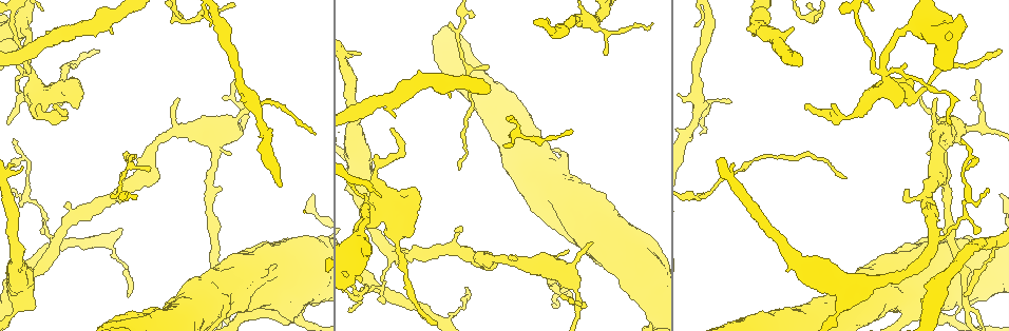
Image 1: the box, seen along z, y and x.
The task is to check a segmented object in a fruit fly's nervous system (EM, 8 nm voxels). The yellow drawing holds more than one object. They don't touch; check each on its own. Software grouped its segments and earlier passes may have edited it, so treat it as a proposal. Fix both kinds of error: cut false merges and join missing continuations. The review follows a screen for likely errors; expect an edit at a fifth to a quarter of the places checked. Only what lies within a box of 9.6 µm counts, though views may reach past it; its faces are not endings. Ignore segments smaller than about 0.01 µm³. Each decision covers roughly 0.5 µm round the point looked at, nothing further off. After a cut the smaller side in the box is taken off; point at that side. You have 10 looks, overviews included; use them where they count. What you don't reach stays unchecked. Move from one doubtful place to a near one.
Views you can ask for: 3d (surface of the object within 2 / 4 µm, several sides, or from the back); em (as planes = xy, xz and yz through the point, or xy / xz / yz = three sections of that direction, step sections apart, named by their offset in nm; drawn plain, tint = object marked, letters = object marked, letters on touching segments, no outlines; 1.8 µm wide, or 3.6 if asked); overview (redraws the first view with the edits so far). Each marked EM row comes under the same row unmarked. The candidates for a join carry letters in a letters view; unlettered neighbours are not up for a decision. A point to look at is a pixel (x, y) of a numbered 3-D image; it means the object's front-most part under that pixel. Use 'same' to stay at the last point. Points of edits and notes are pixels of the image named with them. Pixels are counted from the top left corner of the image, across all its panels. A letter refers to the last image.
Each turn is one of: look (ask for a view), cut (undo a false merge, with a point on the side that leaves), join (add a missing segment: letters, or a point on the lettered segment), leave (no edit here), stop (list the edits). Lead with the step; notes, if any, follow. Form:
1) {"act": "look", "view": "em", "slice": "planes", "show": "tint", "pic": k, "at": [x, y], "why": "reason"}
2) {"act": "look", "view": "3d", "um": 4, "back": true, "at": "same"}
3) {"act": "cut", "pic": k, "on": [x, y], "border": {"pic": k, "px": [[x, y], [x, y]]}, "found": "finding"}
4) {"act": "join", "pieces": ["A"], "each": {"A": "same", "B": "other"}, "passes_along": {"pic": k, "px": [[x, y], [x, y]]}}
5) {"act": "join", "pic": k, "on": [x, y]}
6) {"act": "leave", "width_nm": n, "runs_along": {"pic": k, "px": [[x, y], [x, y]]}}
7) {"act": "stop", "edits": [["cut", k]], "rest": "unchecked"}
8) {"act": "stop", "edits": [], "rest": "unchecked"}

{"act": "look", "view": "em", "slice": "yz", "step": 8, "show": "letters", "pic": 1, "at": [591, 244], "why": "free end"}

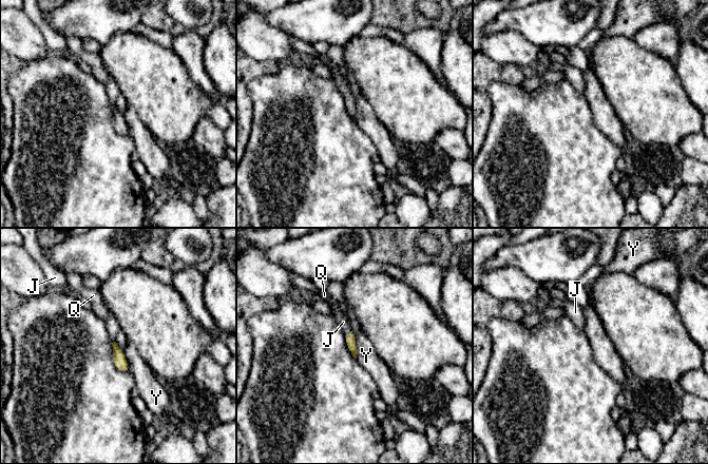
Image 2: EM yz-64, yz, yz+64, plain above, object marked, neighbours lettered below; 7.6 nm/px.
{"act": "join", "pieces": ["J"], "each": {"J": "same", "Q": "other", "Y": "other"}, "passes_along": {"pic": 2, "px": [[350, 337], [348, 332], [343, 322]]}, "found": "the cell continues"}

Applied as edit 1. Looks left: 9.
{"act": "look", "view": "em", "um": 3.6, "slice": "xy", "step": 8, "show": "tint", "pic": 1, "at": [267, 312], "why": "abrupt turn"}

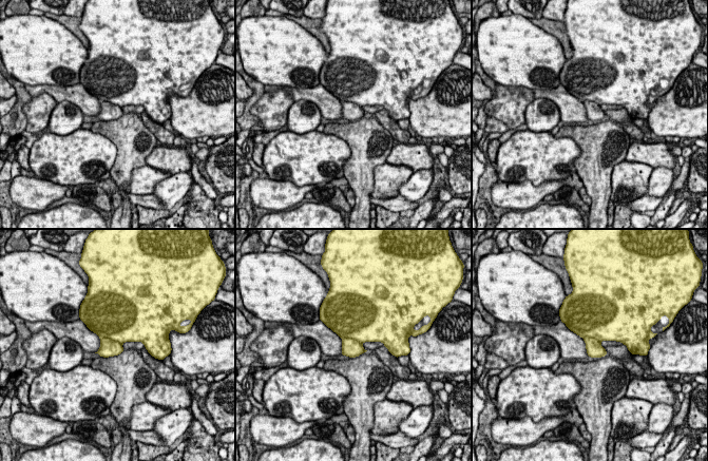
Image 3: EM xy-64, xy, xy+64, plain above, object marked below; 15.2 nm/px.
{"act": "look", "view": "em", "um": 3.6, "slice": "planes", "show": "tint", "at": "same", "why": "another direction"}

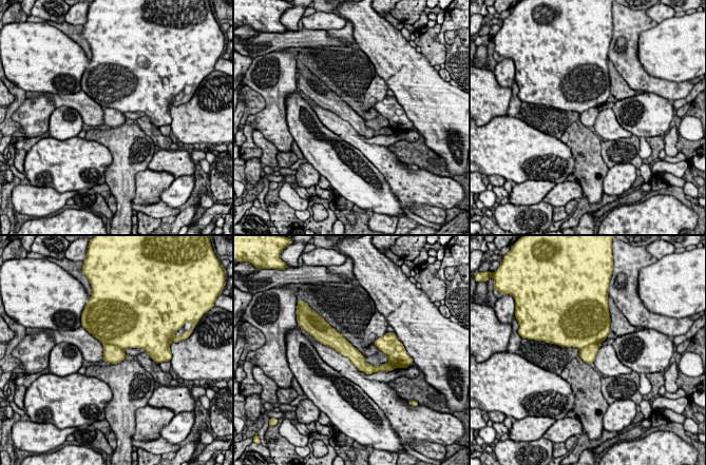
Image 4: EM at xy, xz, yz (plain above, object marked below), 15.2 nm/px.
{"act": "look", "view": "em", "um": 3.6, "slice": "planes", "show": "letters", "at": "same"}

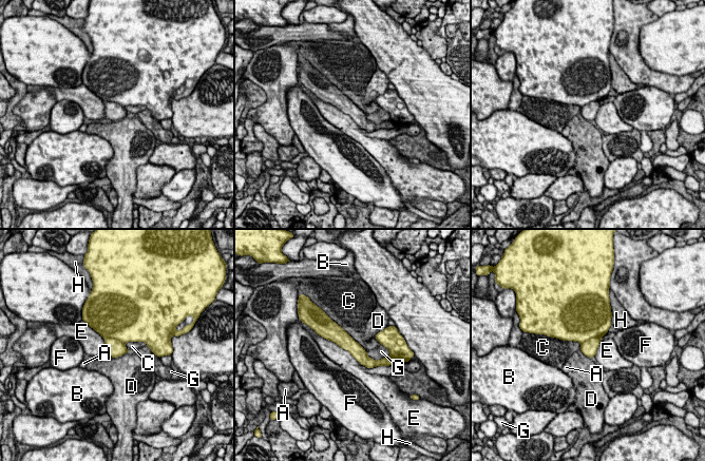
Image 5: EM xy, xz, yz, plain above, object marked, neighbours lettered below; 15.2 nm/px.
{"act": "cut", "pic": 5, "on": [589, 348], "longest_contact_nm": ["E", 800], "each": {"A": "other", "B": "other", "C": "other", "D": "other", "E": "other", "F": "other", "G": "other", "H": "other"}, "border": {"pic": 5, "px": [[601, 338], [590, 338], [580, 344]]}, "found": "a second cell is stuck on"}

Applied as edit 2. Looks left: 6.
{"act": "look", "view": "3d", "um": 4, "pic": 1, "at": [365, 196], "why": "thick turns thin"}

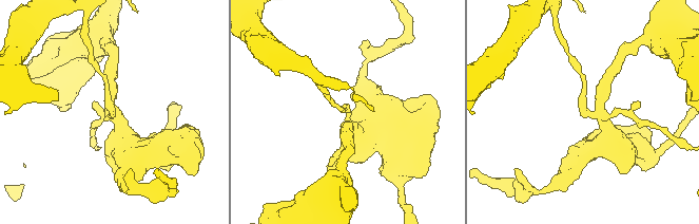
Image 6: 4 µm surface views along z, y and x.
{"act": "look", "view": "em", "slice": "planes", "show": "letters", "pic": 6, "at": [345, 111], "arms": 4}

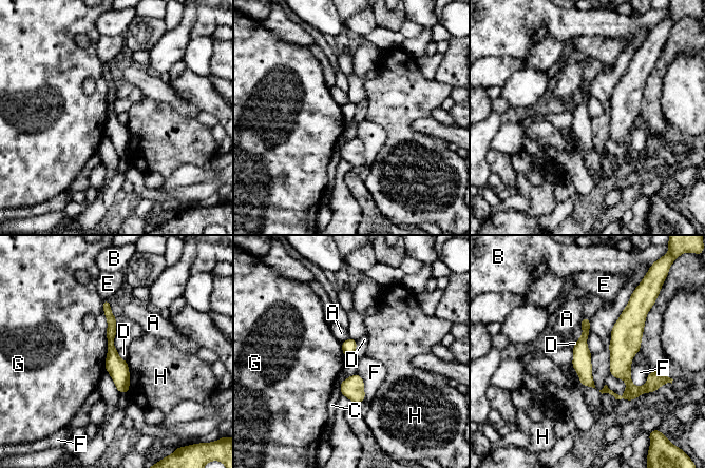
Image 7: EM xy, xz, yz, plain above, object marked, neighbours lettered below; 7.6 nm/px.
{"act": "cut", "pic": 7, "on": [620, 365], "width_nm": 110, "each": {"A": "other", "B": "other", "C": "other", "D": "other", "E": "other", "F": "other", "G": "other", "H": "other"}, "border": {"pic": 7, "px": [[640, 387], [632, 394], [623, 396]]}, "found": "a second cell is stuck on"}

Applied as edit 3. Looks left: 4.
{"act": "look", "view": "overview", "why": "redraw"}

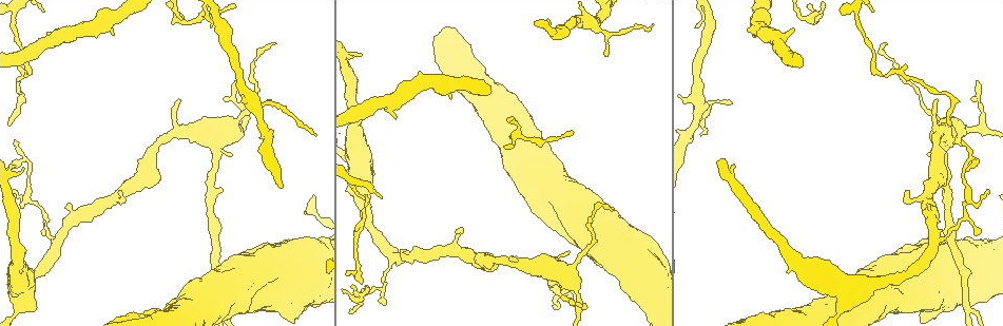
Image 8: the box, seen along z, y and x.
{"act": "look", "view": "em", "slice": "planes", "show": "letters", "pic": 8, "at": [952, 96], "why": "sharp bend"}

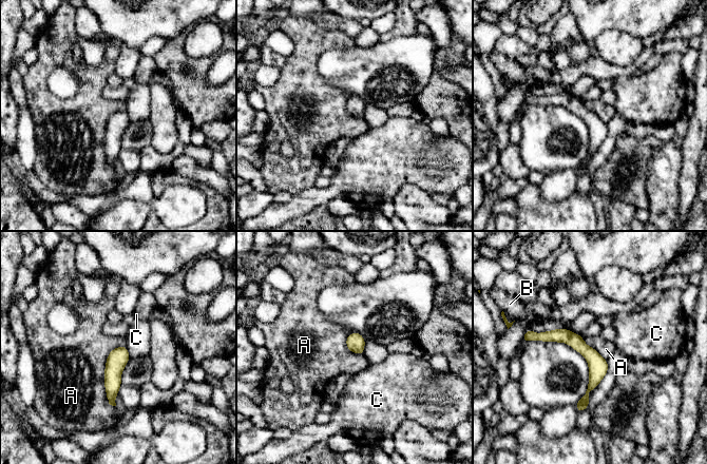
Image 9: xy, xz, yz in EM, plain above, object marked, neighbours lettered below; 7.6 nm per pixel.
{"act": "leave", "each": {"A": "other", "B": "other", "C": "other"}, "border": {"pic": 9, "px": [[125, 345], [106, 363], [114, 406]]}, "found": "one cell here"}

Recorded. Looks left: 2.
{"act": "stop", "edits": [["join", 2], ["cut", 5], ["cut", 7]], "rest": "unchecked"}

